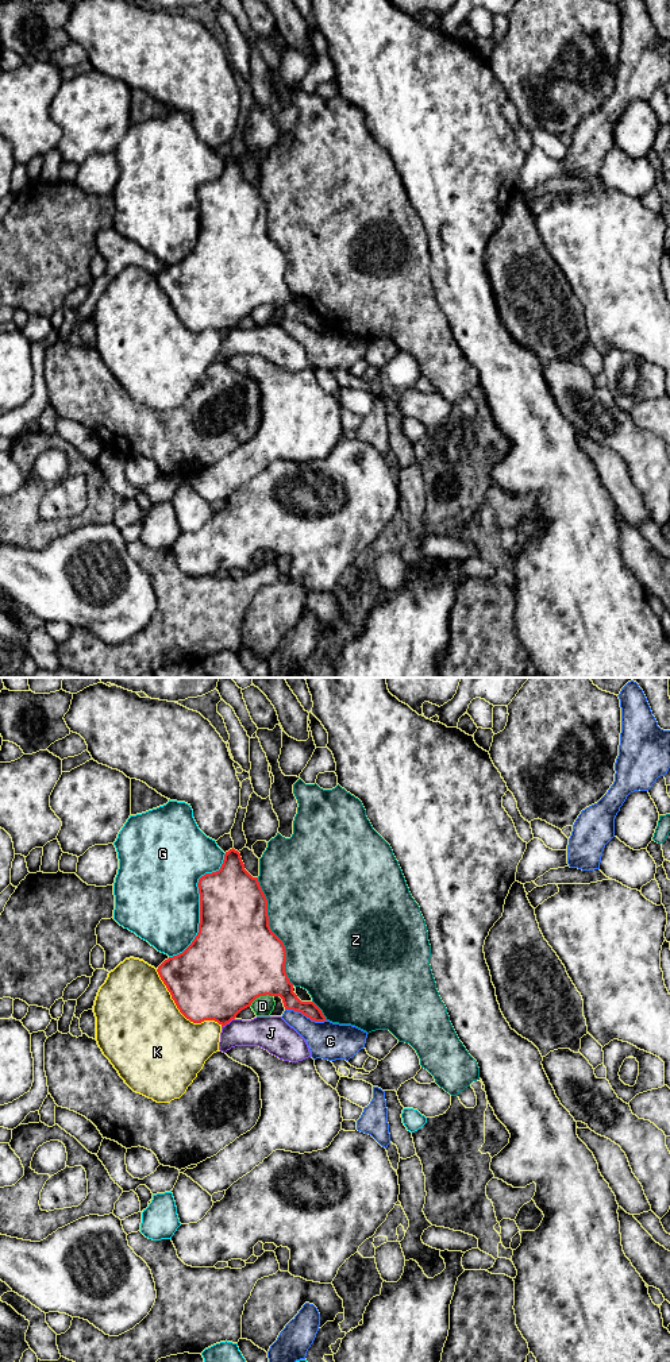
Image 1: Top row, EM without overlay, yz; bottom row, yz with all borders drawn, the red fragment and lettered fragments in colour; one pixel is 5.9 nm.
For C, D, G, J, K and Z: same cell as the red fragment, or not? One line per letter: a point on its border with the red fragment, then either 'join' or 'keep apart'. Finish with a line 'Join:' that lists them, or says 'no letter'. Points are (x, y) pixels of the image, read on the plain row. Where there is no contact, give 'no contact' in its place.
C: meets red in yz at (305, 324); keep apart
D: meets red in yz at (260, 304); keep apart
G: meets red in yz at (200, 213); keep apart
J: meets red in yz at (227, 331); keep apart
K: meets red in yz at (180, 320); keep apart
Z: meets red in yz at (272, 240); keep apart
Join: no letter

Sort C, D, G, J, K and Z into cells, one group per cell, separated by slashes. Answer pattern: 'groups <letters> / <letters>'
groups C / D / G / J / K / Z

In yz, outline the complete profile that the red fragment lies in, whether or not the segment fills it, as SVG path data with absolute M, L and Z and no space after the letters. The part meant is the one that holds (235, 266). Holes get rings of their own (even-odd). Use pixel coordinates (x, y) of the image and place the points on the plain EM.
M234 157L226 161L219 180L205 182L197 192L200 202L199 242L180 263L157 278L180 321L193 332L215 329L222 336L251 315L259 305L280 305L285 319L301 321L315 331L327 329L313 310L301 310L285 281L284 251L272 240L267 208Z

